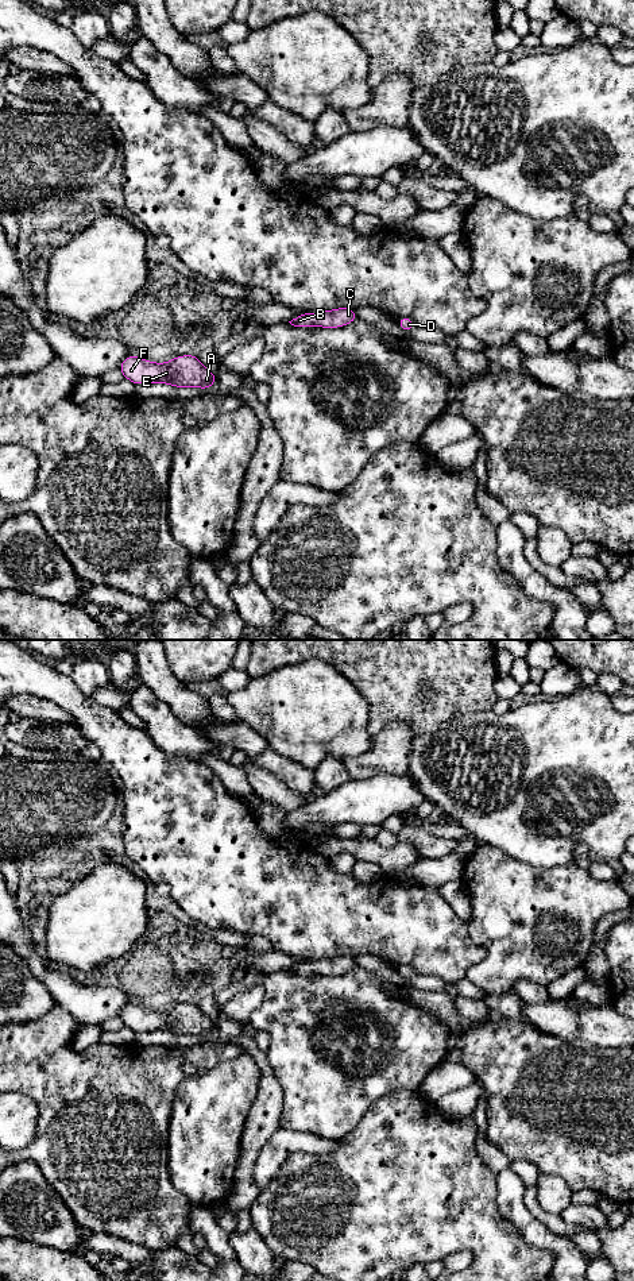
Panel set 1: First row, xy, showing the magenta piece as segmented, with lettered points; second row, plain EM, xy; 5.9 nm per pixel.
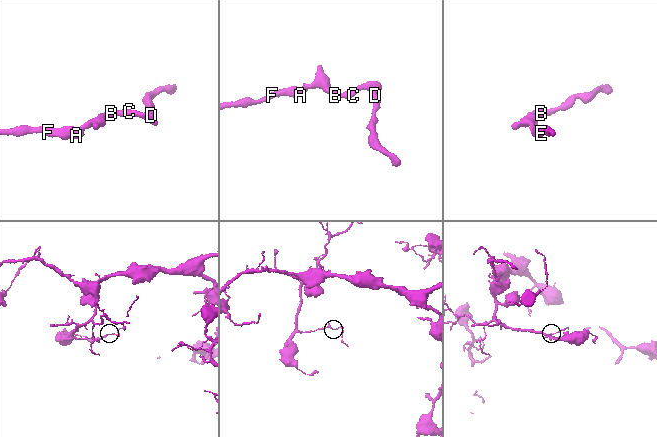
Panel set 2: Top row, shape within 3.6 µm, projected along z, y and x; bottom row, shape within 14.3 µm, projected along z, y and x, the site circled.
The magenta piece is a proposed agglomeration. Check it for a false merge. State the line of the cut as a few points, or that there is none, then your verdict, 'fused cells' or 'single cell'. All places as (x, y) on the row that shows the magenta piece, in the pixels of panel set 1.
no cut | single cell

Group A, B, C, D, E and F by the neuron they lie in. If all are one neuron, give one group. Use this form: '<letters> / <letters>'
A B C D E F

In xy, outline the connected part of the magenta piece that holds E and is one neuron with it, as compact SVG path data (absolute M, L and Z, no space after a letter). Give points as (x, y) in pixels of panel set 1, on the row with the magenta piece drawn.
M129 355L119 370L125 379L142 383L169 383L175 387L209 389L216 382L216 374L201 364L196 355L177 356L167 363L154 363Z

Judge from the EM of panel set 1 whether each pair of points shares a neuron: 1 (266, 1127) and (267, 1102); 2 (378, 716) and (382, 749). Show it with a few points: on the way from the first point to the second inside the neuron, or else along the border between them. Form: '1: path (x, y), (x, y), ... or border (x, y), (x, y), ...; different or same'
1: path (266, 1121), (267, 1108); same
2: border (410, 724), (390, 721), (374, 736); different

